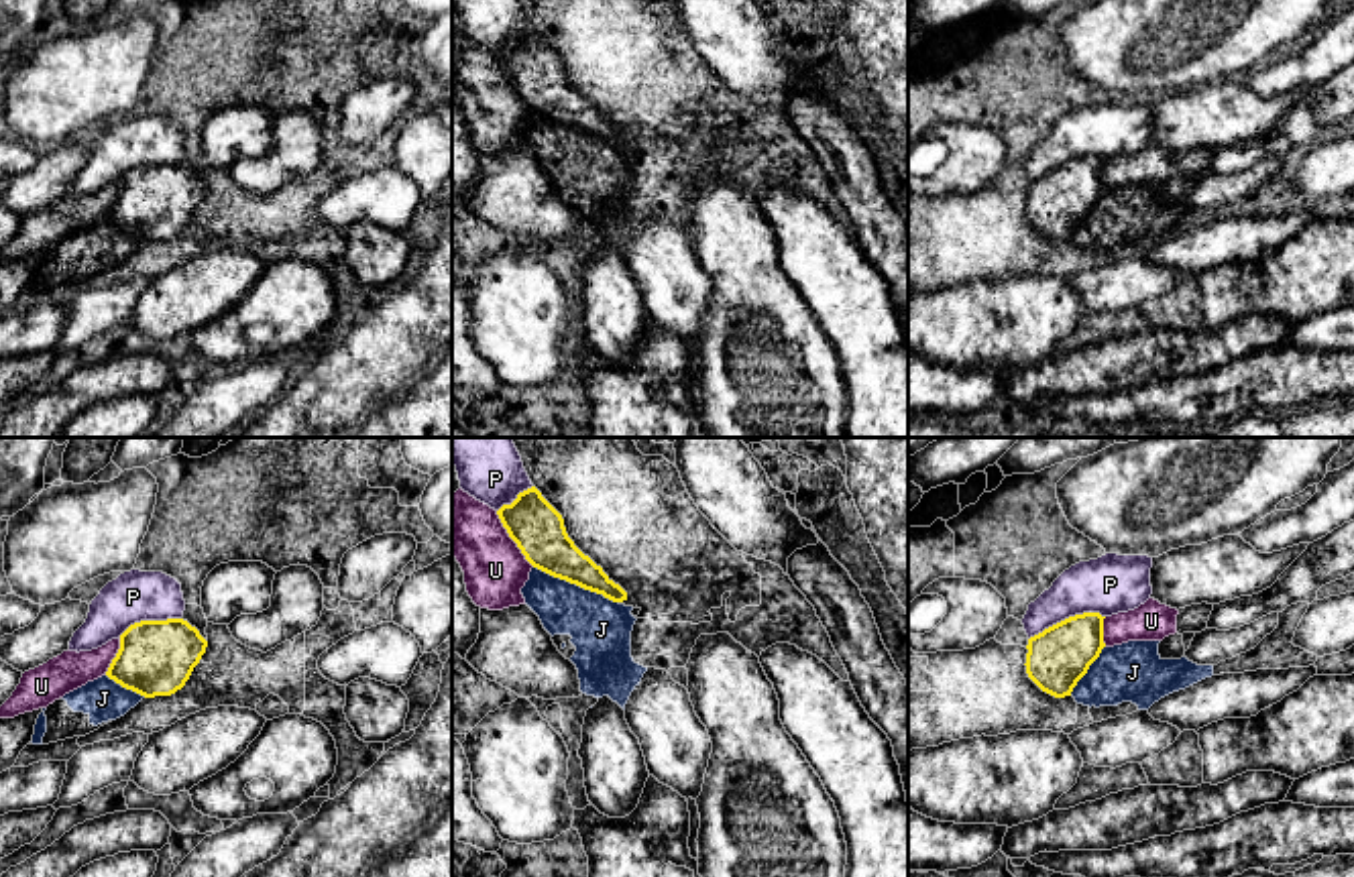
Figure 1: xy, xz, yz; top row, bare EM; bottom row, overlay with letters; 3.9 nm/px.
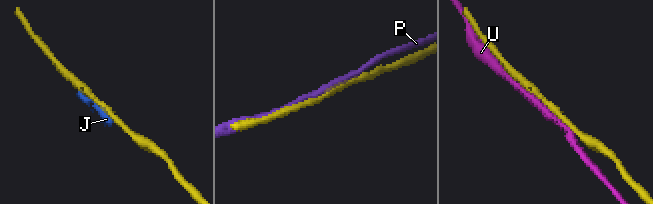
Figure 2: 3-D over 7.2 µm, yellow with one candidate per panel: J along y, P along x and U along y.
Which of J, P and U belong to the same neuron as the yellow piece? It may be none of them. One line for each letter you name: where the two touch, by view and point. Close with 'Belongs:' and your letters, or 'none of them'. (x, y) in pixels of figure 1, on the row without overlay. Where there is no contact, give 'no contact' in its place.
Belongs: none of them

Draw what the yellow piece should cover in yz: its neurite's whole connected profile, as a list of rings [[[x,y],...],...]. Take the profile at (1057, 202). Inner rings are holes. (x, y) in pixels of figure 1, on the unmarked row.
[[[1083,157],[1030,181],[1024,208],[1028,222],[1055,242],[1071,240],[1106,191],[1104,163],[1099,157]]]

